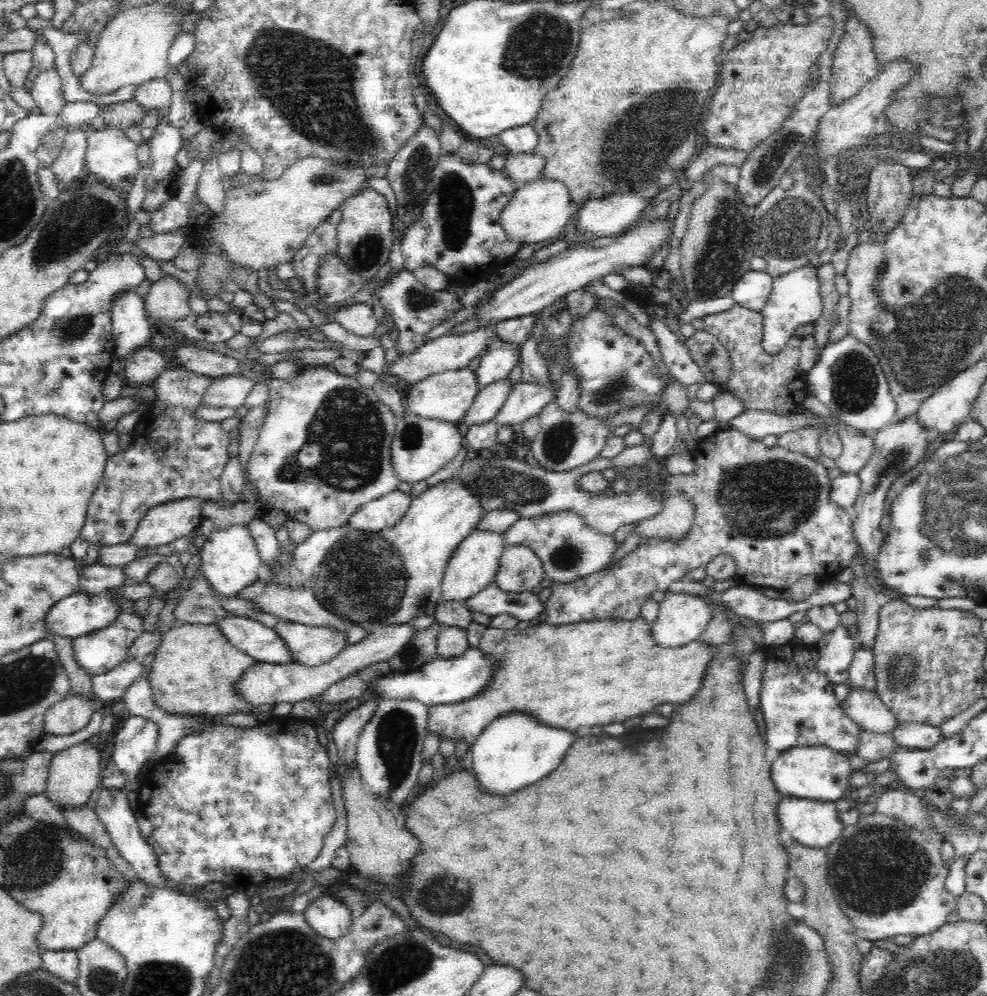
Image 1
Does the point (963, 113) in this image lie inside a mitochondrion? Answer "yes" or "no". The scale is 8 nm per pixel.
no

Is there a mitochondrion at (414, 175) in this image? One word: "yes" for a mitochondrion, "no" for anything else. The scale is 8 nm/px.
yes

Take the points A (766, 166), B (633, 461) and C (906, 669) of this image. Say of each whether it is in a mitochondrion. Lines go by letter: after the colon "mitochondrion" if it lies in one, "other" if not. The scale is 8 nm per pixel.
A: mitochondrion
B: other
C: mitochondrion

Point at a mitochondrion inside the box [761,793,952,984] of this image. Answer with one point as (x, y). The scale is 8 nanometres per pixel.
(902, 893)

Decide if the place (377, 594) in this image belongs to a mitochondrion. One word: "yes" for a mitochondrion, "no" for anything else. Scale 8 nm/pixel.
yes

